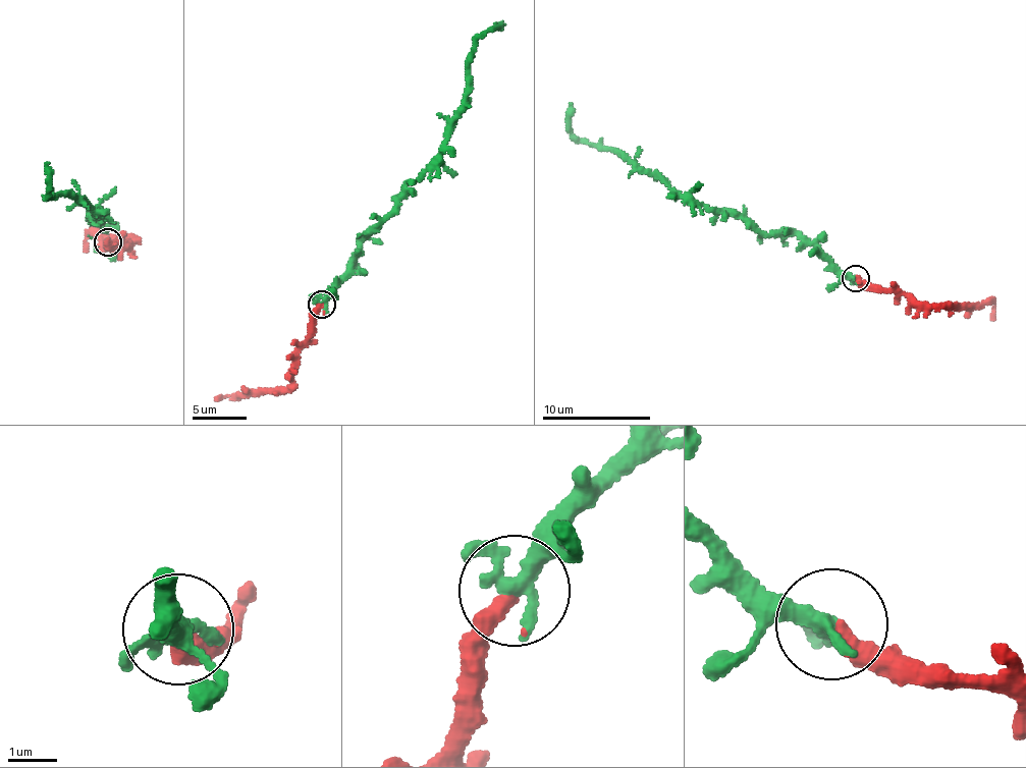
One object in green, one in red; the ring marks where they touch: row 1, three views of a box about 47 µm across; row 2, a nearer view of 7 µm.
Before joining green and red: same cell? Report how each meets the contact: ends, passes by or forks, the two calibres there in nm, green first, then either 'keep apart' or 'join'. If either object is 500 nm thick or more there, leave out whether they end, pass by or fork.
green passes by | red ends | 320/360 nm | join

